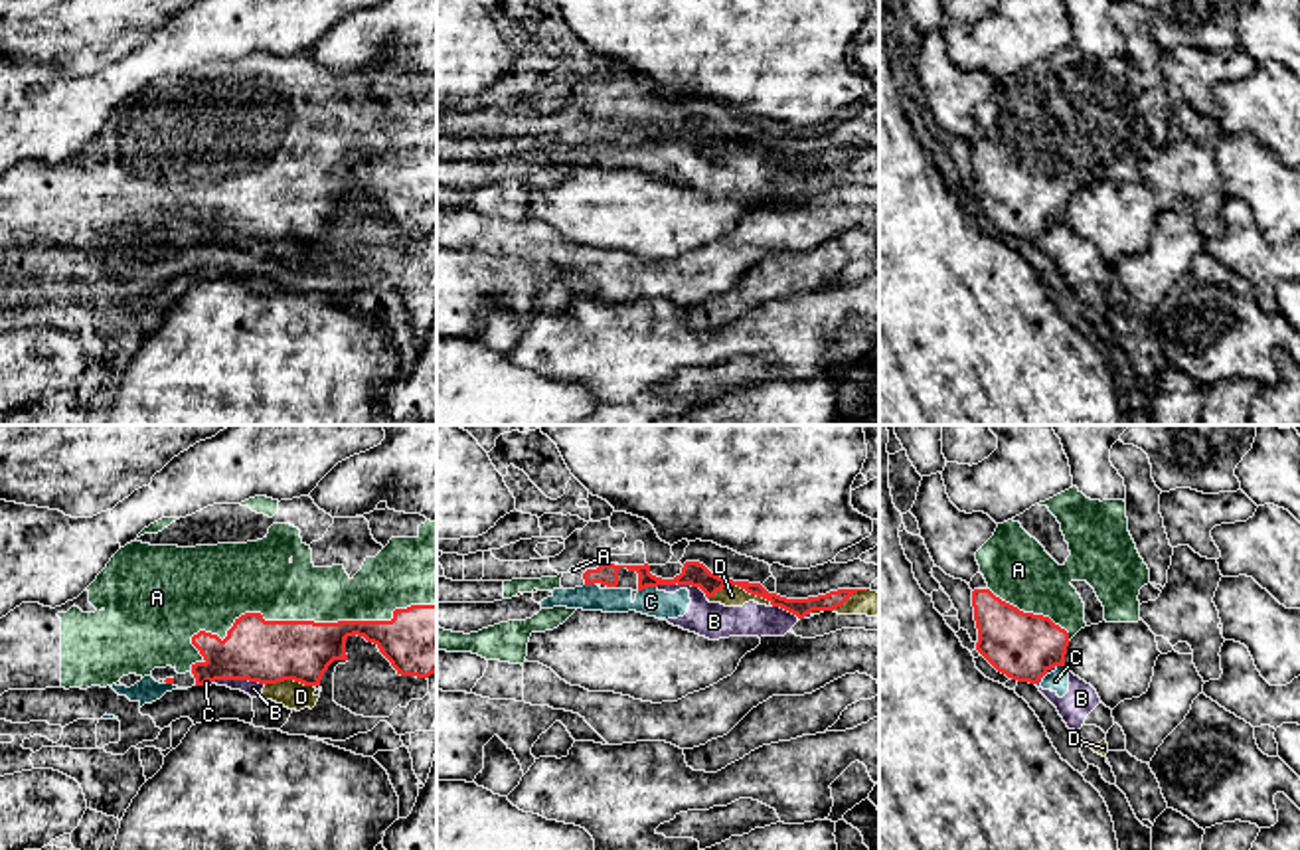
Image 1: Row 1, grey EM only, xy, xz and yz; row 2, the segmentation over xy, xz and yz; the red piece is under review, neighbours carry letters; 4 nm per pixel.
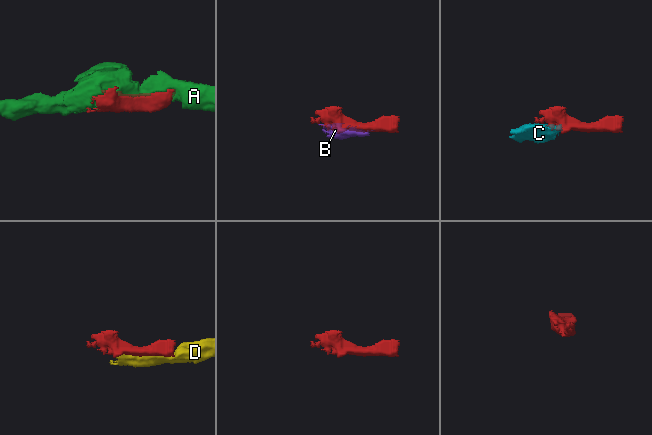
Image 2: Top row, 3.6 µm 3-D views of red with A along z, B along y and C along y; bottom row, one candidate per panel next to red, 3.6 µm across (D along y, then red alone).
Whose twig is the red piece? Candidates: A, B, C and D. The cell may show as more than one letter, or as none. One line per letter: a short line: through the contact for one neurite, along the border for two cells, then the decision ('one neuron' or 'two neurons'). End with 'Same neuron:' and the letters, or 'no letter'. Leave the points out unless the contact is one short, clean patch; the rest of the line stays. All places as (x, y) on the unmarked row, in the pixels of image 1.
A: one neuron
B: two neurons
C: two neurons
D: two neurons
Same neuron: A

